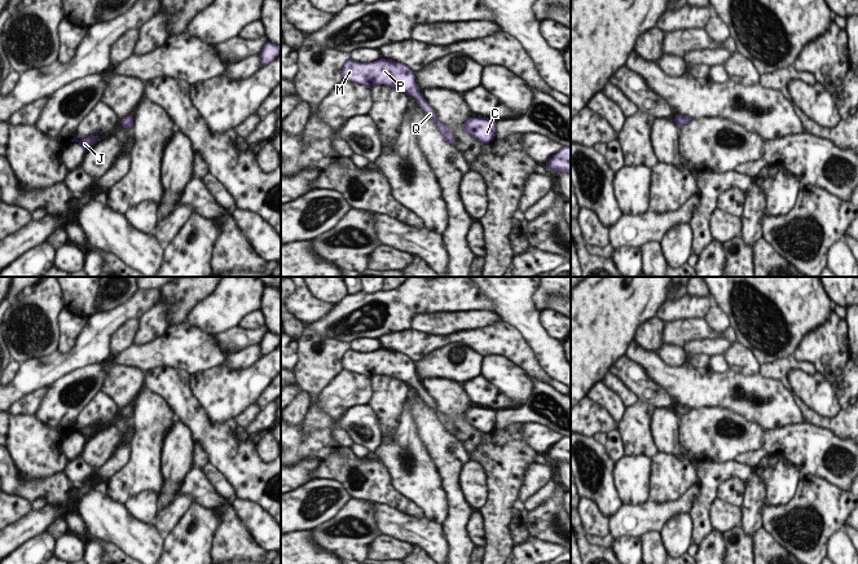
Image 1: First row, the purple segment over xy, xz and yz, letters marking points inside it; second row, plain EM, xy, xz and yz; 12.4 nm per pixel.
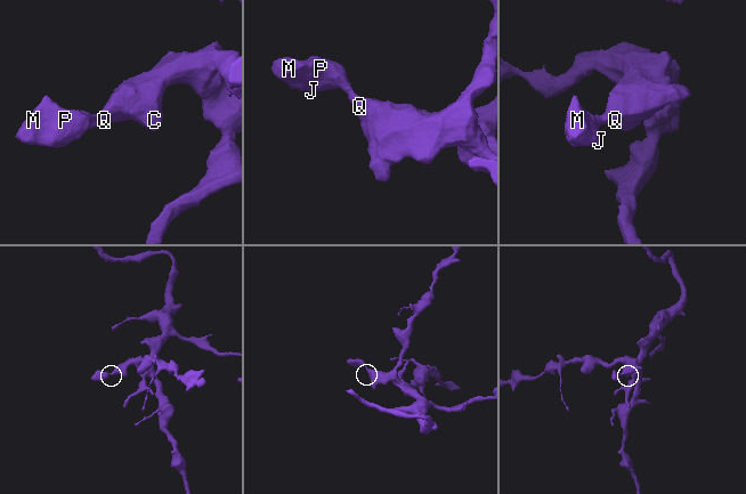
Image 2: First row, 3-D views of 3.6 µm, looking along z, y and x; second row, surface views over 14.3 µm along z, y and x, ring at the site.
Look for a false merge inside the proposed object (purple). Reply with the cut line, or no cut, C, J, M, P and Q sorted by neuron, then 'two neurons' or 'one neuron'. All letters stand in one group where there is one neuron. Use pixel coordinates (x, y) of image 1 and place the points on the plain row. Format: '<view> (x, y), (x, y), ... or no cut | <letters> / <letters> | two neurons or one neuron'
no cut | C J M P Q | one neuron

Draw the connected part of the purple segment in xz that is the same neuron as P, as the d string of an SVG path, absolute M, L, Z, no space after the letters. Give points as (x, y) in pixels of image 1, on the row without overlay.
M386 348L364 353L348 349L343 354L340 363L343 370L364 374L369 378L384 374L408 383L417 389L418 396L434 410L443 428L456 437L452 422L440 413L434 398L423 388L415 373L414 361L408 356Z

